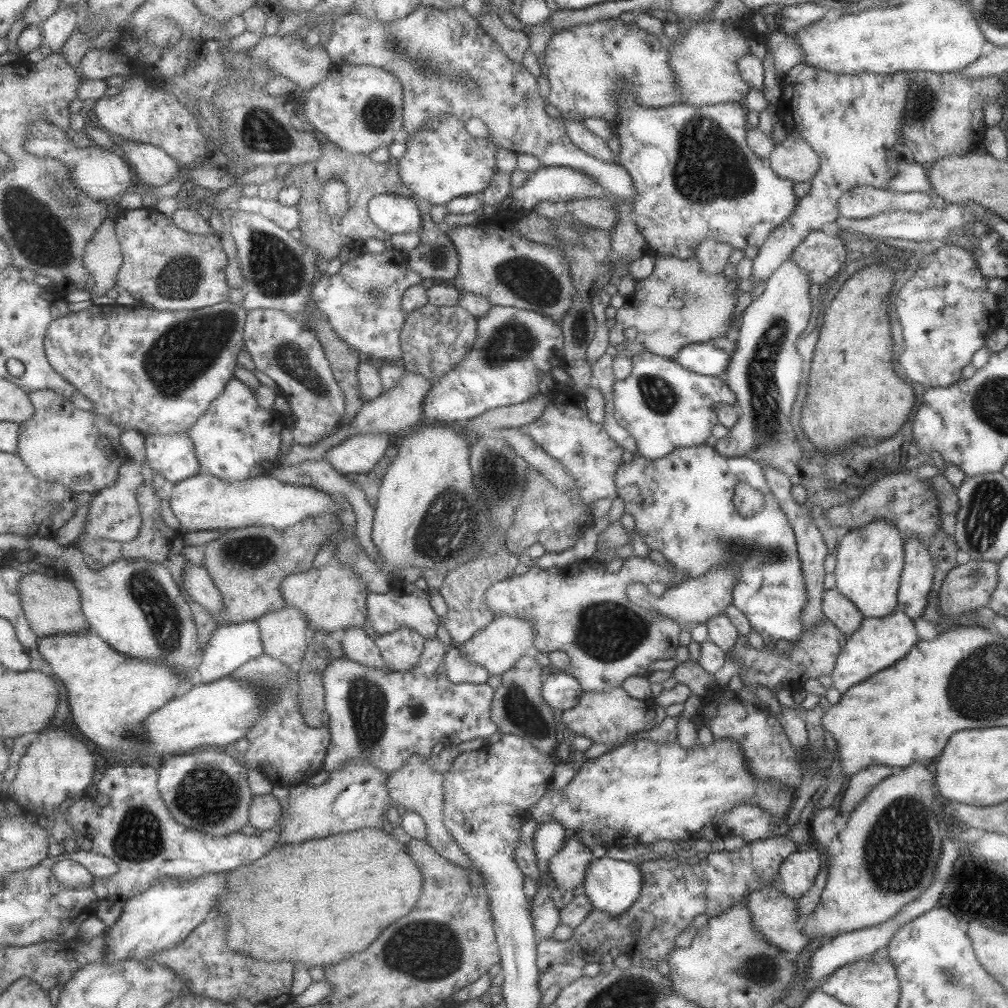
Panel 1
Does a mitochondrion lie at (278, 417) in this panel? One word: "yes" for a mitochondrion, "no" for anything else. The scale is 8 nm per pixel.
no

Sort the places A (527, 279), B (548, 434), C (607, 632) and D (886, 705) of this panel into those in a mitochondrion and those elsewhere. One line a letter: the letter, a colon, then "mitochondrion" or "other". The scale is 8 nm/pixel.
A: mitochondrion
B: other
C: mitochondrion
D: other

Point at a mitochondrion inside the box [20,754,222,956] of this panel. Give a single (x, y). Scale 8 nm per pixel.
(139, 837)

